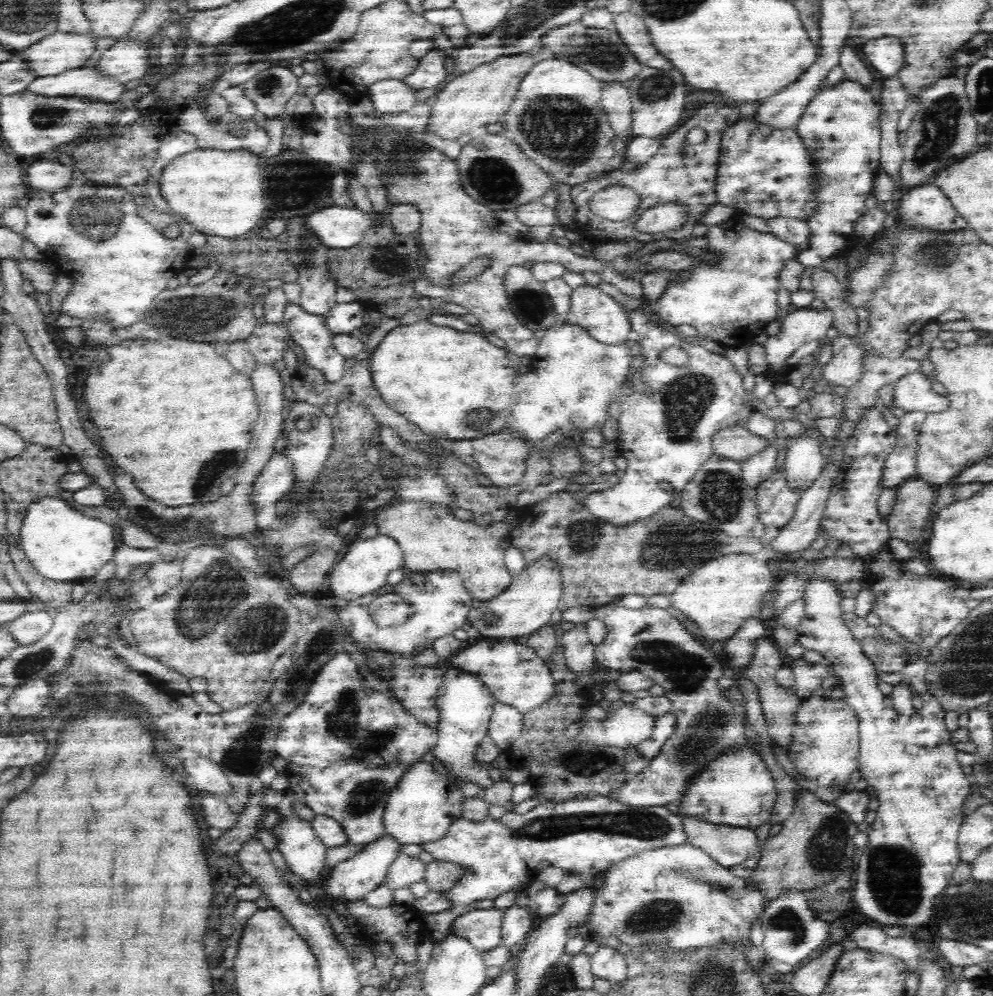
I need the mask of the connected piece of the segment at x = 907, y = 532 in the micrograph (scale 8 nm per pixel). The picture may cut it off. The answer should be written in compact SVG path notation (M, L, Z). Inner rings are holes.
M918 478L896 487L896 501L885 518L890 538L908 544L926 542L930 537L929 520L937 493L932 485Z

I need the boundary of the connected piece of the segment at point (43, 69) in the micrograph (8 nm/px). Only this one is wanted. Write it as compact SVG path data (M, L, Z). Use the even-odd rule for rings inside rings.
M57 30L19 54L36 76L56 76L84 66L96 54L96 39L93 32L74 34Z

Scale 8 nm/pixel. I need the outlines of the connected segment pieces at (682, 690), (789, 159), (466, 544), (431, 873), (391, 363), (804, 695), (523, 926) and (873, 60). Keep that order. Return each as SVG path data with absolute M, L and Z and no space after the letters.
M610 603L595 607L595 617L606 625L604 640L595 646L595 662L608 670L618 670L621 674L640 672L652 679L652 684L662 686L664 696L671 701L671 712L675 717L675 730L666 740L657 756L638 775L610 794L610 798L630 806L666 806L681 804L681 798L687 791L688 784L702 774L702 768L708 768L706 762L716 760L721 754L741 751L743 748L754 749L758 753L759 744L754 739L748 740L746 710L730 698L726 689L718 685L718 680L727 676L726 660L718 644L703 641L695 629L690 633L682 622L666 608L646 604L640 609L628 609L619 603Z
M753 116L736 121L723 132L719 146L714 195L716 195L716 202L734 208L735 216L746 213L762 219L789 217L804 220L816 210L818 187L814 185L814 174L816 174L816 167L812 155L806 151L800 137L796 135L796 129L756 129Z
M393 502L380 509L376 516L379 534L394 538L403 552L403 569L412 573L449 571L461 576L472 600L489 601L506 590L513 574L504 562L504 543L519 523L518 510L512 510L504 520L486 528L472 520L461 520L452 514L453 506L435 505L426 502Z
M434 859L426 865L423 879L428 883L429 890L446 892L468 873L471 873L469 868L462 868L455 862Z
M424 319L412 323L412 326L398 325L387 332L367 366L383 401L422 432L438 439L474 440L505 429L510 416L514 380L518 375L508 364L511 363L507 351L490 344L482 335L458 332Z
M803 659L792 661L790 664L791 669L795 674L794 689L796 695L802 700L806 700L810 697L810 692L816 690L824 678L828 677L828 669L831 668L831 664L823 659L818 664L810 667L808 662Z
M512 902L506 910L502 910L501 933L506 946L514 946L524 941L530 932L533 915L526 906Z
M875 38L862 44L859 51L875 75L884 79L896 77L905 63L904 49L898 38Z

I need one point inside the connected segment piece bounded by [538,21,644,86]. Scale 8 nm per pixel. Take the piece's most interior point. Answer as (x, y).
(602, 53)

